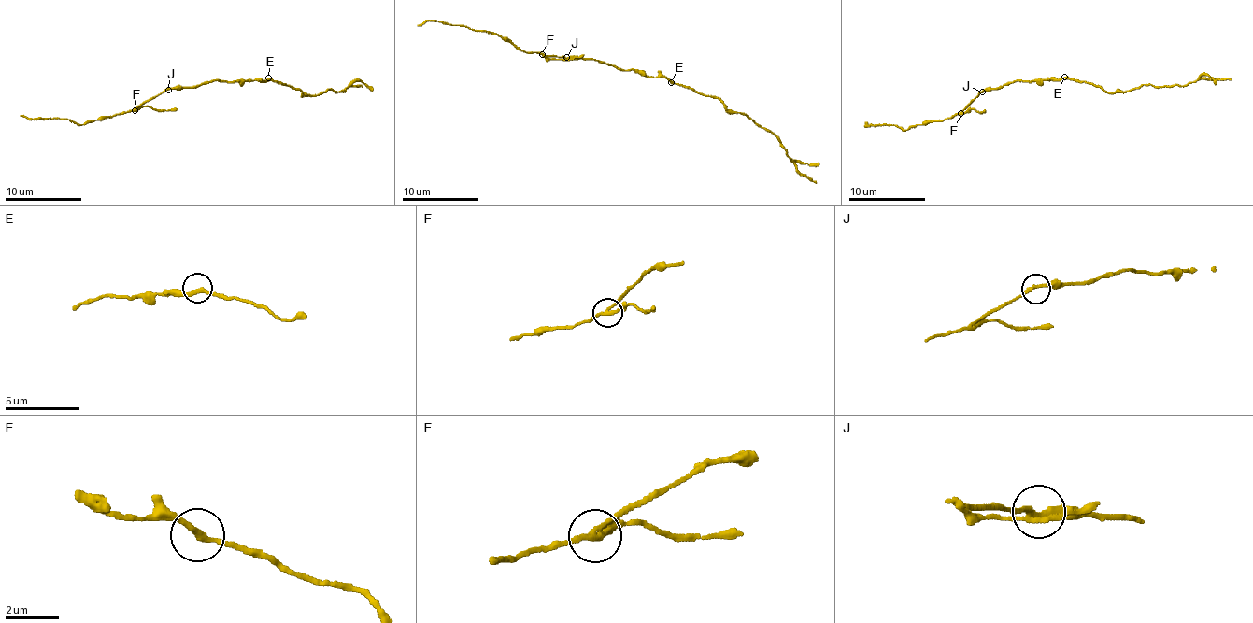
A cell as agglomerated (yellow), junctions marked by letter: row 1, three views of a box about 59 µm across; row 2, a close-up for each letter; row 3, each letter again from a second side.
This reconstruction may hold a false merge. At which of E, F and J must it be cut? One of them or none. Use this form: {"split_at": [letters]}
{"split_at": ["F"]}

